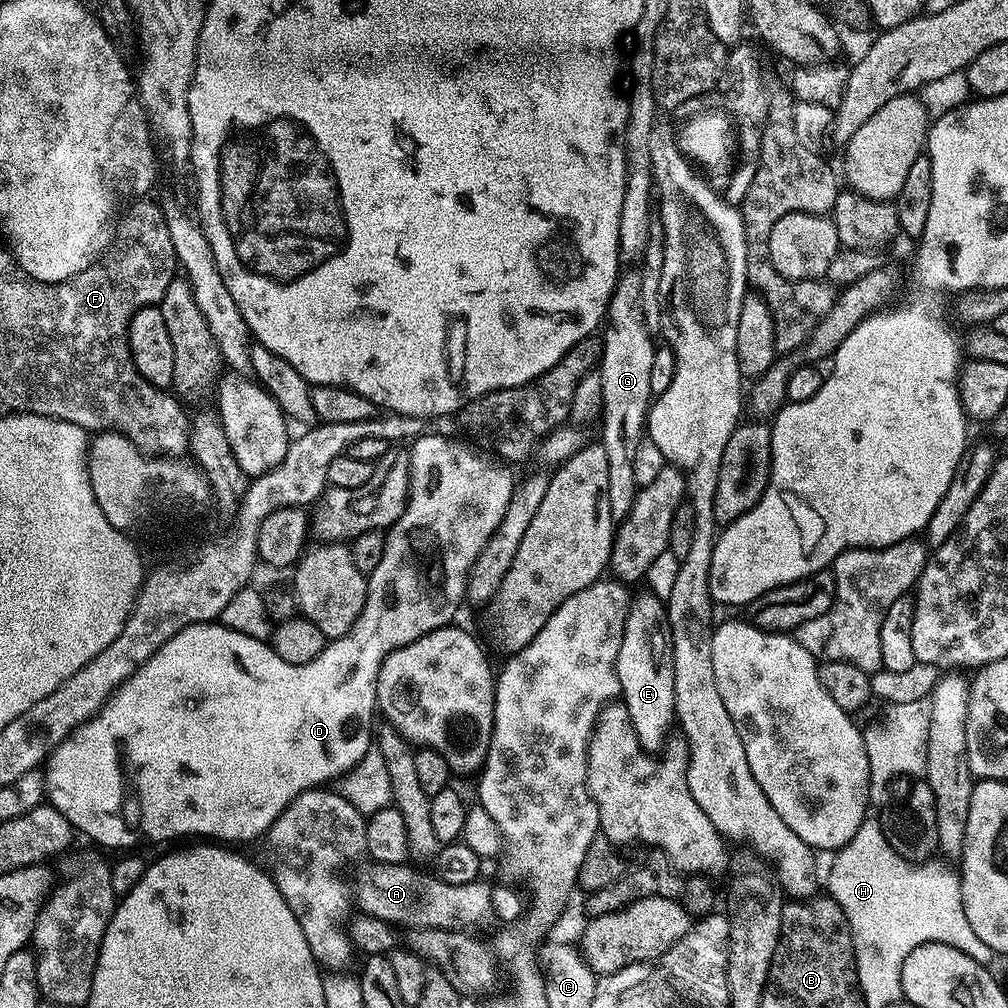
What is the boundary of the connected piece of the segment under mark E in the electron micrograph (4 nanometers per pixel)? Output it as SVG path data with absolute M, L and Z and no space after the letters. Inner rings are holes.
M644 590L628 605L622 646L618 646L616 673L620 683L622 703L630 714L634 734L649 754L657 753L666 742L664 738L676 720L674 694L674 658L668 630L668 609L665 601Z

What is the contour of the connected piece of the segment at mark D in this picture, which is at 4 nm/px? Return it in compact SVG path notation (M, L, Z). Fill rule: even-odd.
M421 434L411 441L408 454L408 503L404 505L404 512L398 522L387 529L382 562L378 562L376 569L367 577L366 602L351 632L329 639L318 658L302 666L294 666L290 662L282 662L282 658L278 658L268 640L250 638L219 622L186 626L178 634L174 634L170 642L160 647L131 678L121 682L111 698L97 710L96 715L78 726L49 754L42 768L47 803L57 808L67 820L71 820L73 829L79 835L81 832L82 835L89 836L94 843L101 844L104 848L124 848L120 850L135 849L132 848L135 844L144 844L147 840L152 844L160 844L163 840L176 840L179 836L196 836L192 838L207 838L212 842L256 840L259 836L261 839L282 814L282 810L286 810L288 803L298 798L298 794L327 785L327 780L339 781L355 767L369 748L373 747L372 715L377 715L378 712L376 683L378 670L382 670L382 662L394 650L453 623L452 615L459 610L460 603L465 603L464 591L474 562L478 554L482 554L482 546L486 546L494 530L498 530L498 522L502 522L506 506L510 506L514 487L512 472L508 469L511 467L471 452L463 439L451 440L448 436L428 435Z

